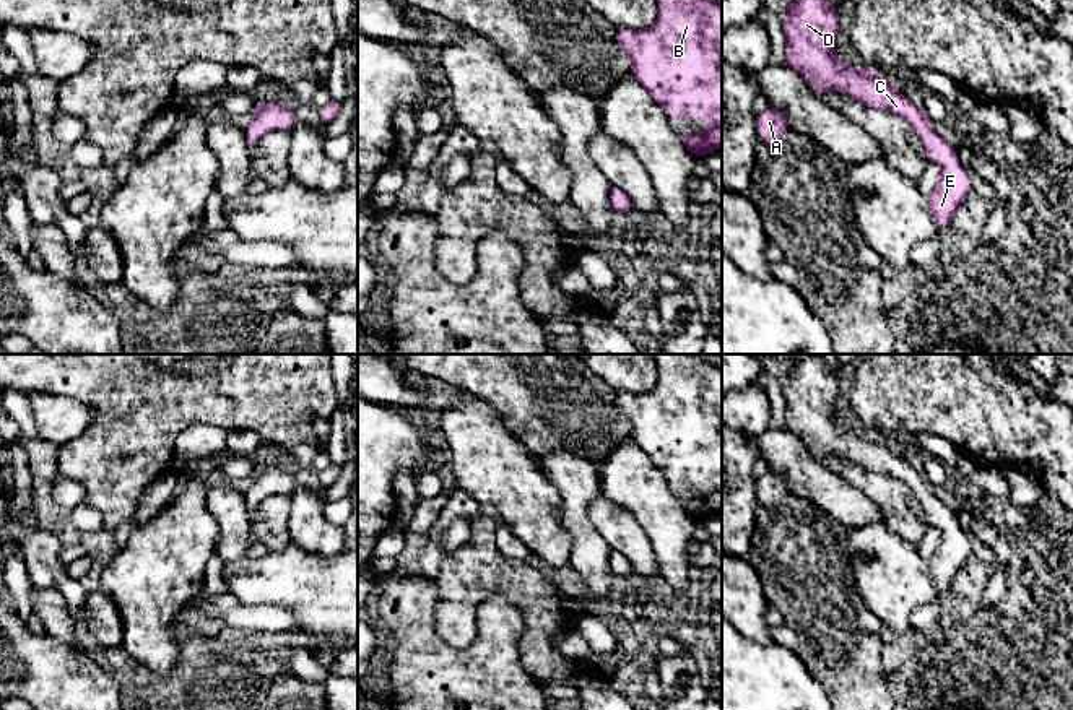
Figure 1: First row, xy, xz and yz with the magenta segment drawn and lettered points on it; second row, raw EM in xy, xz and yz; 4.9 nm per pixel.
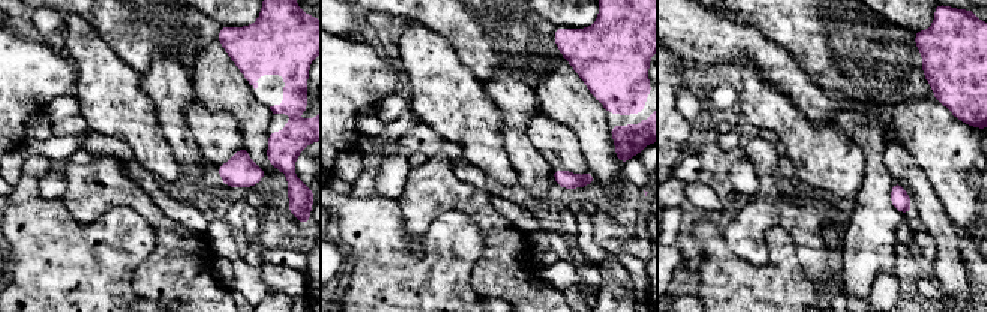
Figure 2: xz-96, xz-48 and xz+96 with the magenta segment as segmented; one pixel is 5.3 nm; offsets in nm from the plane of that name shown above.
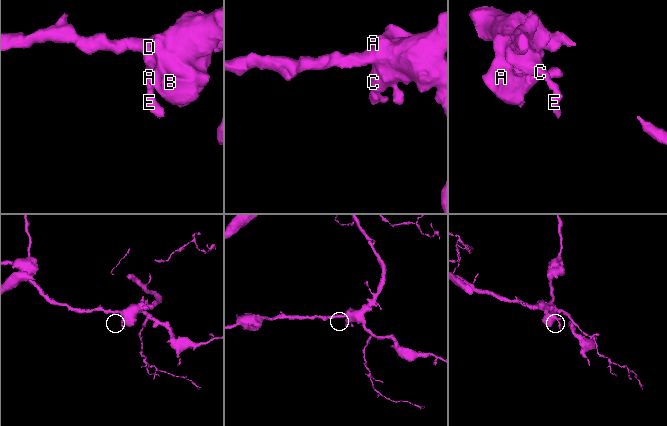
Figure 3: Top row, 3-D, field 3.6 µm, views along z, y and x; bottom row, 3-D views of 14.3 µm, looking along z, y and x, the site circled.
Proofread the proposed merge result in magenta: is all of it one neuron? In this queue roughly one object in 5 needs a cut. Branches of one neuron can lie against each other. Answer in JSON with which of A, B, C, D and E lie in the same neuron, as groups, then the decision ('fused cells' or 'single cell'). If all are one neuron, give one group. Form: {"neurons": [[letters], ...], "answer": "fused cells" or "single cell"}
{"neurons": [["A", "B", "C", "D", "E"]], "answer": "single cell"}

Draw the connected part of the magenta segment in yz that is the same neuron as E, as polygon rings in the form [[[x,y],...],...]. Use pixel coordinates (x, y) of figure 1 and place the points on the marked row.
[[[790,0],[787,3],[785,65],[818,94],[839,91],[857,102],[904,119],[920,136],[927,159],[941,172],[927,195],[938,231],[945,231],[962,200],[972,190],[953,143],[936,135],[923,106],[915,106],[893,88],[881,71],[847,67],[836,54],[841,31],[837,10],[829,0]]]

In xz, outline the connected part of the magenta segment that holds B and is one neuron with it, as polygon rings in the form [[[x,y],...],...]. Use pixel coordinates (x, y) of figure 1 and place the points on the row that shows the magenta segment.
[[[657,0],[657,21],[647,29],[619,28],[616,42],[631,57],[631,75],[650,94],[650,97],[675,120],[691,117],[712,119],[714,127],[704,127],[701,133],[678,135],[691,154],[706,158],[722,148],[722,5],[715,0]]]

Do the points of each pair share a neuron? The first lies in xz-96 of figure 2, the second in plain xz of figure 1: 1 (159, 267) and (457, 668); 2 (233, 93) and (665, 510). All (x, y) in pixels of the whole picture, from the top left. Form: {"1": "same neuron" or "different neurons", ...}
{"1": "different neurons", "2": "same neuron"}

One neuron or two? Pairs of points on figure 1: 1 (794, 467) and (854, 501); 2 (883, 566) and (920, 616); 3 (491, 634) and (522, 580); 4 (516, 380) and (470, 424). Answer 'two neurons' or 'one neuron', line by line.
1: one neuron
2: two neurons
3: two neurons
4: two neurons

